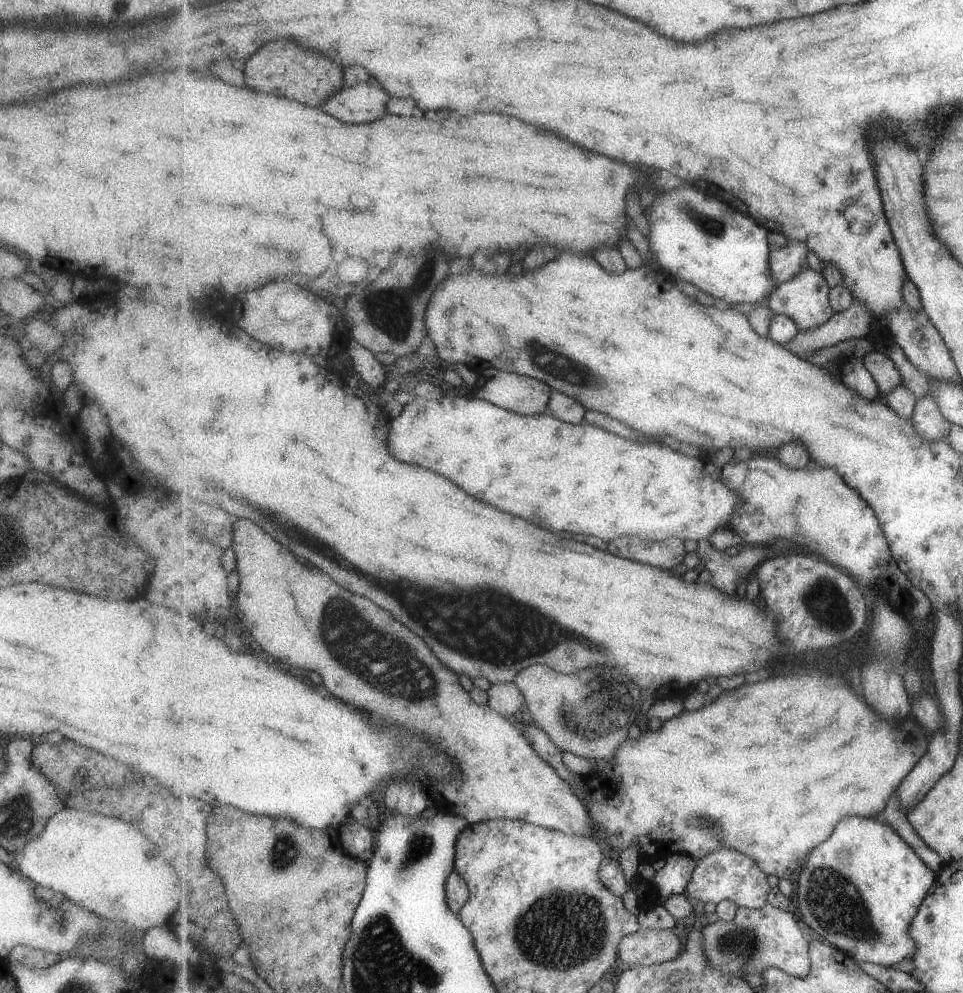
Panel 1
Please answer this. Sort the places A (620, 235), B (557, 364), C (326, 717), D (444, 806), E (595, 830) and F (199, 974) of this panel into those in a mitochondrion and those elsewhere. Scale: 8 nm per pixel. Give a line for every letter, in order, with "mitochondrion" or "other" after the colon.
A: other
B: mitochondrion
C: other
D: other
E: other
F: other

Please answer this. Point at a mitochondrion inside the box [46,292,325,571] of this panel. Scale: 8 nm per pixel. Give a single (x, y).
(203, 479)

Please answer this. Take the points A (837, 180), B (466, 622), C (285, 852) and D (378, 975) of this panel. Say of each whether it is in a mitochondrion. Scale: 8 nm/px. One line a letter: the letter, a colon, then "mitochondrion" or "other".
A: mitochondrion
B: mitochondrion
C: mitochondrion
D: mitochondrion

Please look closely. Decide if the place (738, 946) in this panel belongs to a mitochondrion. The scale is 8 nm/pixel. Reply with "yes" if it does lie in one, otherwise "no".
yes

